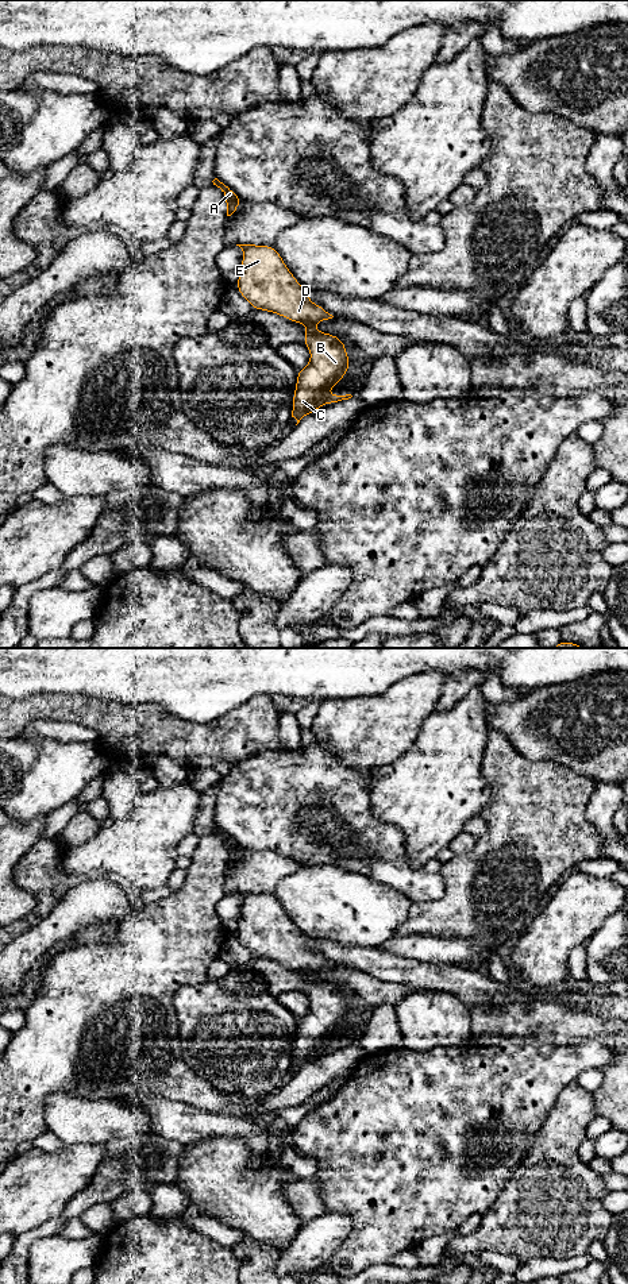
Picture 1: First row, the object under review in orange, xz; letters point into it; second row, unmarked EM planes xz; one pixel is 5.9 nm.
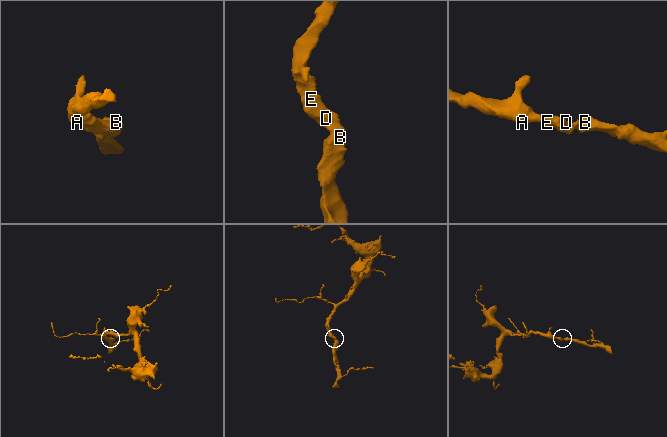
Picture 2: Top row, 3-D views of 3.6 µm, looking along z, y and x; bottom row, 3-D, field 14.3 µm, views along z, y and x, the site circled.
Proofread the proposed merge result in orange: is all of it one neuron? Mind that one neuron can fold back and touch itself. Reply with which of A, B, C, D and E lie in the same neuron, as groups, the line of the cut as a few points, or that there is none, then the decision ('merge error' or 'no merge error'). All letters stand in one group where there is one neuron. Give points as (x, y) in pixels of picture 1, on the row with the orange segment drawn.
A B C D E; no cut; no merge error

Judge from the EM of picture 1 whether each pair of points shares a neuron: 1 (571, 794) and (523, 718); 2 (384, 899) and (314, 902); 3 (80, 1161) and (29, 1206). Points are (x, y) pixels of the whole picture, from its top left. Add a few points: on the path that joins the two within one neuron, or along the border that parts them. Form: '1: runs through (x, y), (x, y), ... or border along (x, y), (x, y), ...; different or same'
1: border along (519, 752), (531, 760), (555, 760), (580, 772); different
2: runs through (366, 901), (331, 902); same
3: runs through (68, 1171), (41, 1194); same

